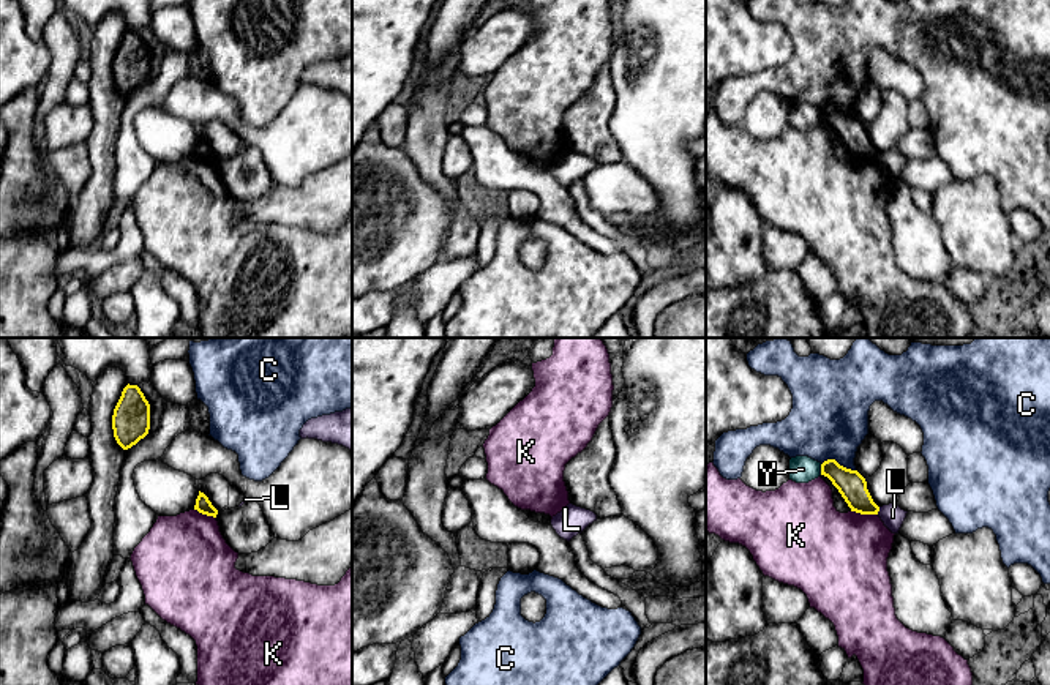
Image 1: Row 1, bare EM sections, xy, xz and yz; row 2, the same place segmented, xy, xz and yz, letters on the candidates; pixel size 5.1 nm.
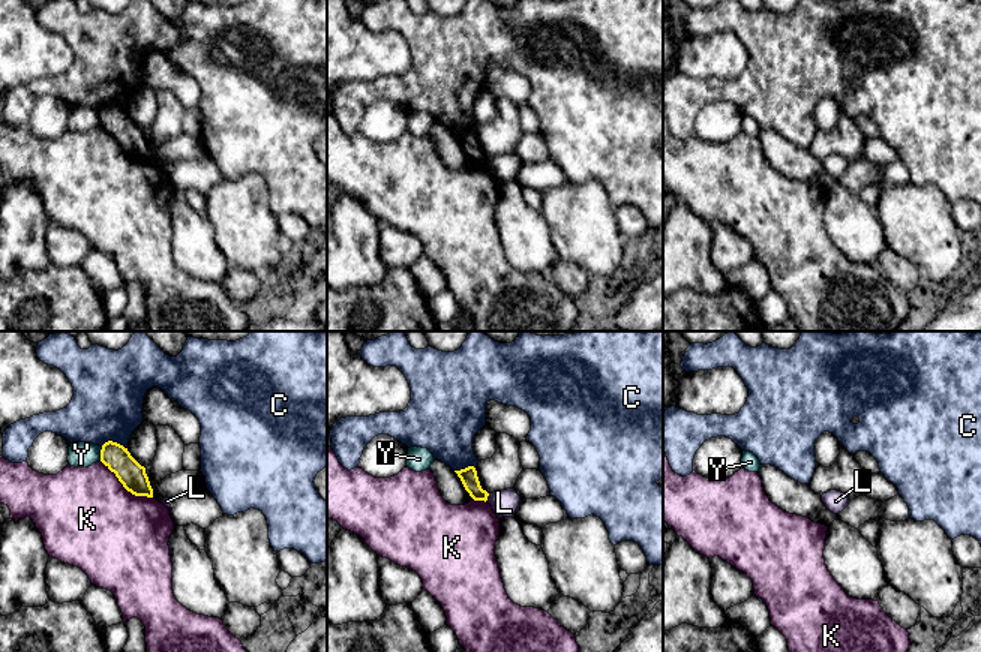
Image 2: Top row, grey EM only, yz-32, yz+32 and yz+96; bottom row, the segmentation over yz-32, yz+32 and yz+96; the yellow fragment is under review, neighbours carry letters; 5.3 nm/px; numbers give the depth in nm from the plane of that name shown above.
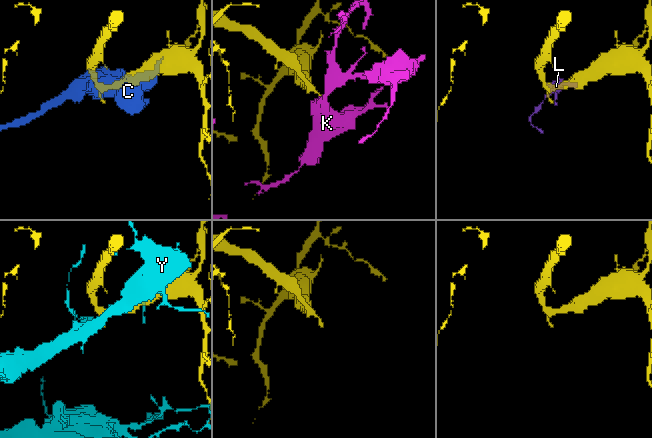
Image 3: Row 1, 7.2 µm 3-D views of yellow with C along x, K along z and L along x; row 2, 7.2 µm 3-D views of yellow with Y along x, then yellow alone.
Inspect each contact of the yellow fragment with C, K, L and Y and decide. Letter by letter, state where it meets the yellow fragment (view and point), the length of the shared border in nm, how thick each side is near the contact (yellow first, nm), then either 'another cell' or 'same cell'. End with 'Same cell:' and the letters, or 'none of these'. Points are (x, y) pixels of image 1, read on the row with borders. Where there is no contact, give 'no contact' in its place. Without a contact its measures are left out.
C: meets yellow in yz at (837, 463); contact 180 nm long; 150 nm thick on the yellow side, 400 nm on the other; another cell
K: meets yellow in yz at (864, 513); contact 140 nm long; 150 nm thick on the yellow side, 440 nm on the other; another cell
L: meets yellow in yz at (878, 510); contact 40 nm long; 150 nm thick on the yellow side, 120 nm on the other; another cell
Y: meets yellow in yz at (821, 469); contact 60 nm long; 150 nm thick on the yellow side, 140 nm on the other; another cell
Same cell: none of these

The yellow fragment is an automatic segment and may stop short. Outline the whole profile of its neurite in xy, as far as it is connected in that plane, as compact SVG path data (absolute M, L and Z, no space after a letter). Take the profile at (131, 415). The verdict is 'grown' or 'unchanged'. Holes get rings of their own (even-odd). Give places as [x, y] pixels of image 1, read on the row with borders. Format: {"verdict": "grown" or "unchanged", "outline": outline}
{"verdict": "unchanged", "outline": "M126 385L114 409L112 429L117 444L128 450L148 434L150 404L137 385Z"}

